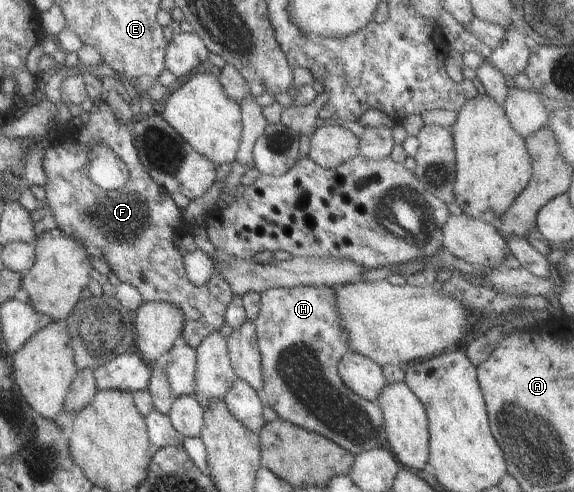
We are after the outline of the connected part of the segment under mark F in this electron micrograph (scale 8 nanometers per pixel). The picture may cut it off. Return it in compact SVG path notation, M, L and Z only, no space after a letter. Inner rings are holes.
M109 105L95 106L89 111L89 124L77 129L75 138L61 136L54 146L43 152L41 168L47 177L47 184L43 187L46 205L51 208L53 218L57 223L56 227L67 236L75 239L85 247L88 256L100 256L109 264L111 272L121 283L129 283L137 289L143 301L159 301L172 304L180 308L184 316L184 327L182 337L185 344L195 348L203 338L213 331L218 331L223 324L225 307L232 299L232 292L229 285L217 273L213 273L209 280L195 286L185 278L182 257L176 249L177 237L182 234L183 217L179 213L179 207L171 200L168 192L159 192L160 187L156 185L148 175L146 168L139 162L135 147L132 143L132 136L129 130L115 119L109 110ZM101 143L105 145L121 162L125 163L128 170L126 185L121 188L106 191L99 188L83 172L83 167L88 160L87 151L91 145Z

